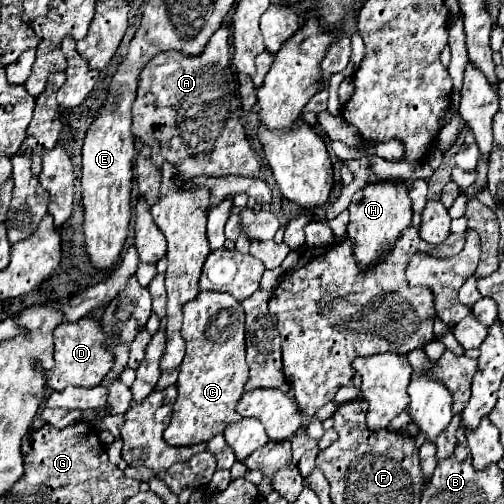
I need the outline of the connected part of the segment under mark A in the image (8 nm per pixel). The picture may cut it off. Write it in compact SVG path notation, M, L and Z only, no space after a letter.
M221 26L211 40L207 42L205 50L197 56L185 56L179 50L167 50L167 52L159 52L151 58L151 62L147 62L147 66L143 68L141 76L139 76L139 88L137 88L137 98L133 102L133 134L137 138L141 138L147 146L151 146L153 154L151 160L153 164L161 166L163 162L171 162L173 166L177 166L181 178L195 178L195 176L229 176L229 174L239 174L239 176L259 176L259 162L257 156L253 154L247 136L245 136L245 128L239 122L239 92L237 92L237 72L231 66L231 34L227 26Z

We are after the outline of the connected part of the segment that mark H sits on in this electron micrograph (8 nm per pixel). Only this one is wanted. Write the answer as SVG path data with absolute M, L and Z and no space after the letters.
M371 182L353 194L349 212L351 222L347 226L347 236L355 242L355 258L363 266L371 268L383 258L383 254L391 250L399 232L411 226L413 210L409 188L403 182Z

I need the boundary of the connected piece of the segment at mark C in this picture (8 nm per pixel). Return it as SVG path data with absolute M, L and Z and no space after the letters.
M199 292L195 300L183 306L181 334L187 342L187 354L181 362L177 380L179 398L173 406L171 424L163 434L171 446L207 442L221 434L227 424L241 420L235 406L249 380L245 362L245 316L241 304L233 296L223 292Z

